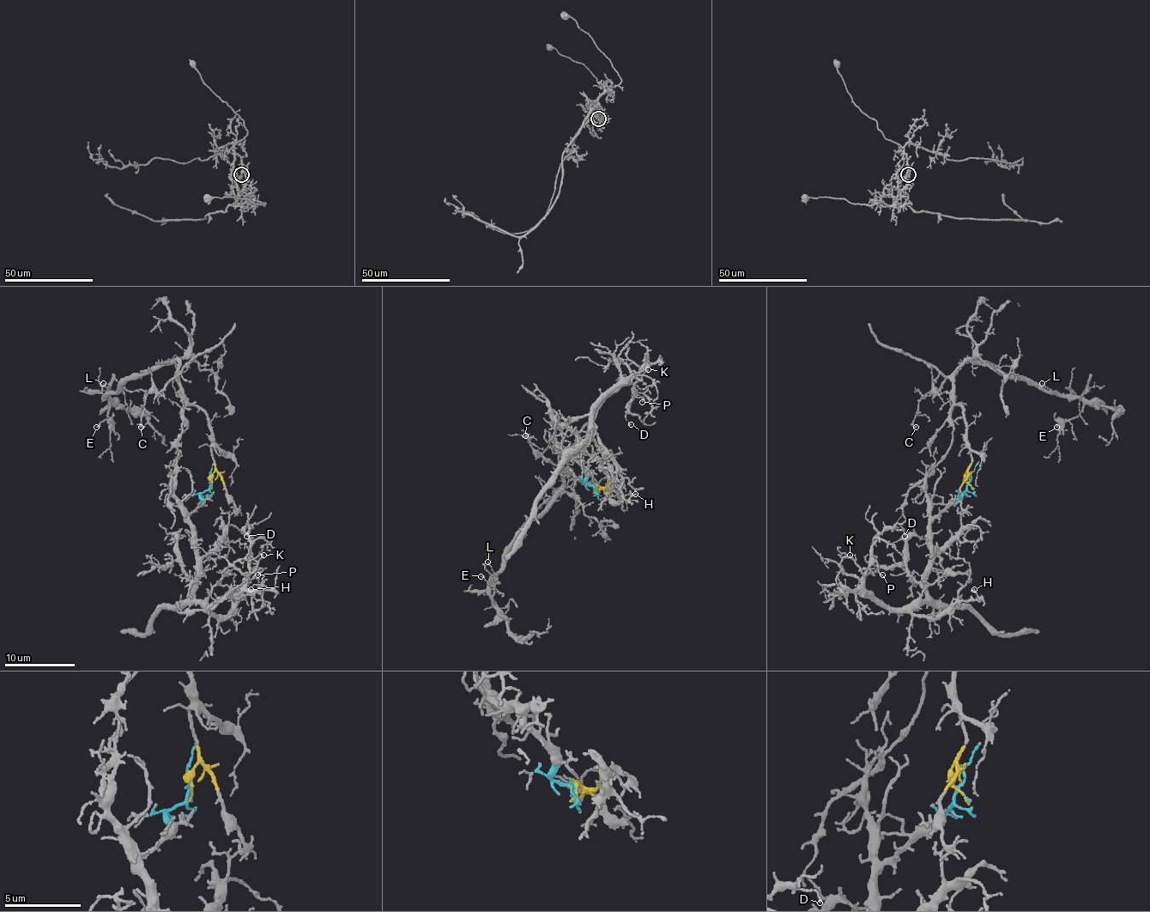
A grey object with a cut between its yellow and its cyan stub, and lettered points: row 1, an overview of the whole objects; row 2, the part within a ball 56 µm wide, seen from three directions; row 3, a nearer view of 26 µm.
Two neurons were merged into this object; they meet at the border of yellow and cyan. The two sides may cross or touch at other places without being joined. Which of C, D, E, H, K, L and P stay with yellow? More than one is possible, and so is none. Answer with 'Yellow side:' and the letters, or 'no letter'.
Yellow side: C, E, L

